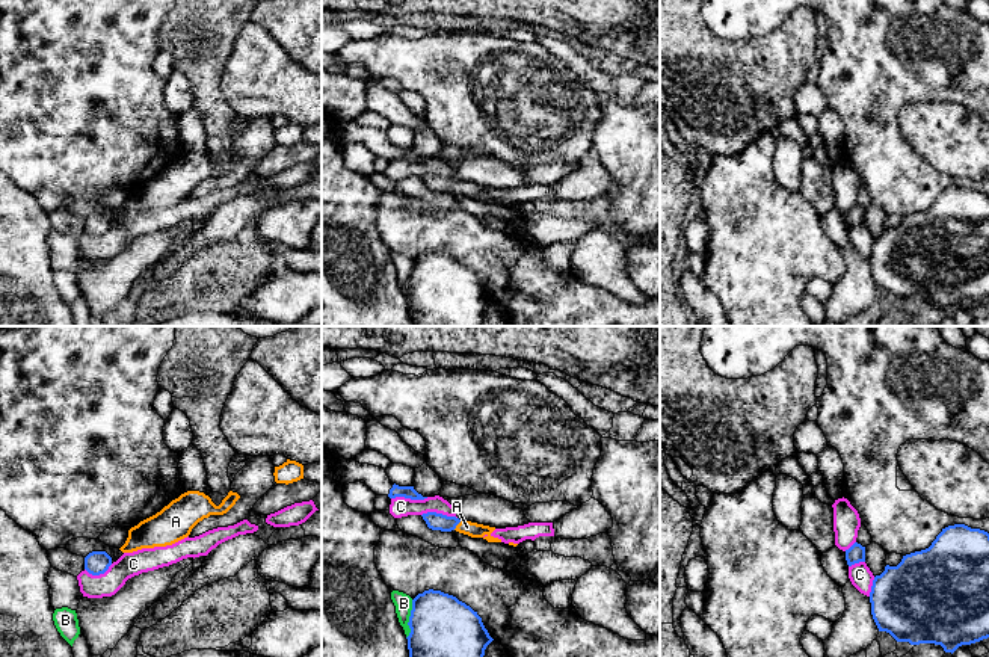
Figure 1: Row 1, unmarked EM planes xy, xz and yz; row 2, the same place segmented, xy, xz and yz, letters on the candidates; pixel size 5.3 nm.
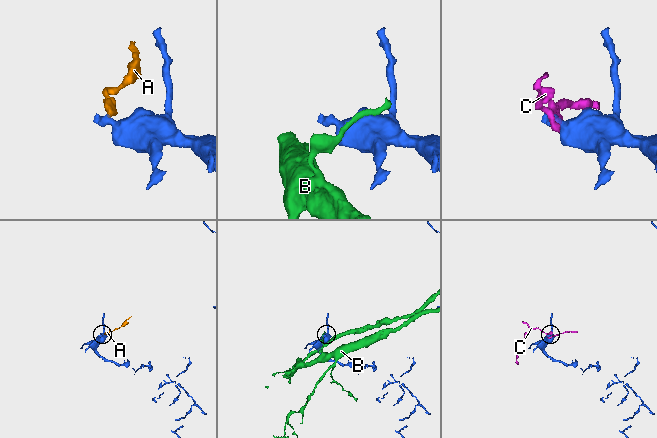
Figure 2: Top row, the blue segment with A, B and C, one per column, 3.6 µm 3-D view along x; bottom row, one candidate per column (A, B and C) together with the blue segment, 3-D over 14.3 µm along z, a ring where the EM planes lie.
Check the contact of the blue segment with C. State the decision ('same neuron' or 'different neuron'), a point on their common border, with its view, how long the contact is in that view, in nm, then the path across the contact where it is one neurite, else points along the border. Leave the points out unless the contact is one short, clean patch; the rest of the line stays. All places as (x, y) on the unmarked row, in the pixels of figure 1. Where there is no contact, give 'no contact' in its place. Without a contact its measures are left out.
different neuron | xz (409, 159) | 200 nm

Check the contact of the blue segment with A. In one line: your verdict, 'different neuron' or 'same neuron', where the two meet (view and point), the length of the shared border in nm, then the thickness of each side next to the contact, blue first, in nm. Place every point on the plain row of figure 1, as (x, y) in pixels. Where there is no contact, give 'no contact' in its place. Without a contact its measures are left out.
same neuron; contact xz (456, 186); length 60 nm; calibres 100 and 80 nm

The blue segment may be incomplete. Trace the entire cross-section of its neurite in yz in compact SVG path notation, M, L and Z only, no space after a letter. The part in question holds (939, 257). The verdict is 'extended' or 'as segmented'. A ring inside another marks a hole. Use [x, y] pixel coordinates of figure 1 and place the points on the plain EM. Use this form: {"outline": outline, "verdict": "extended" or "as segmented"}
{"outline": "M954 186L942 190L926 211L903 217L897 228L885 228L873 242L871 276L879 293L889 295L897 304L910 307L935 305L945 314L954 314L962 307L971 307L989 299L989 195Z", "verdict": "as segmented"}

